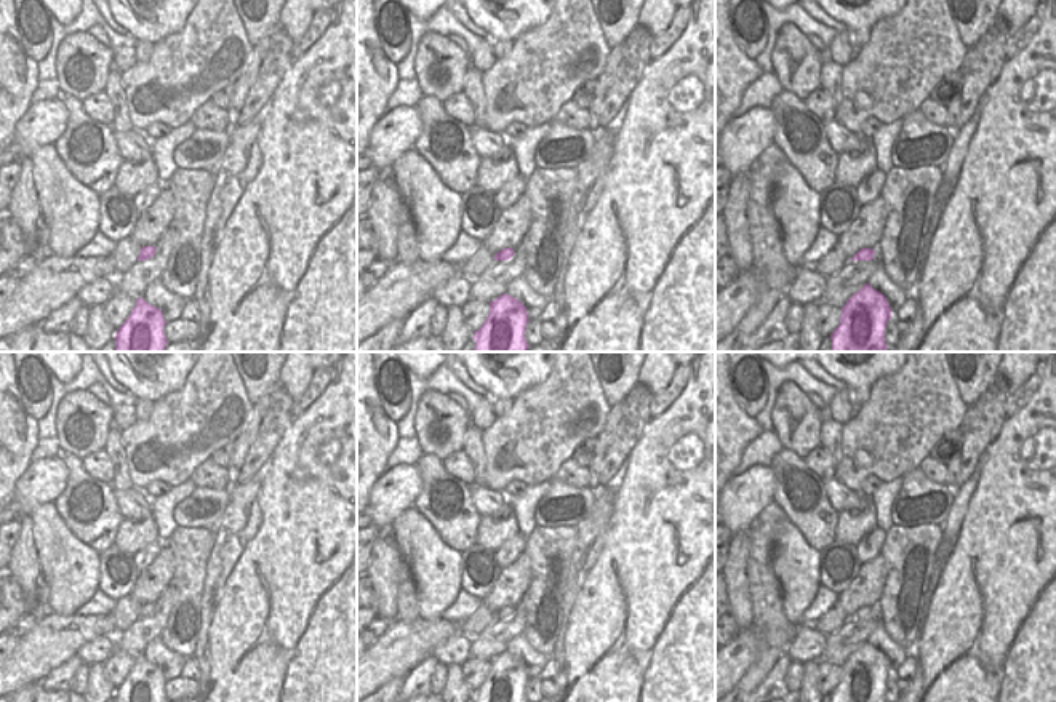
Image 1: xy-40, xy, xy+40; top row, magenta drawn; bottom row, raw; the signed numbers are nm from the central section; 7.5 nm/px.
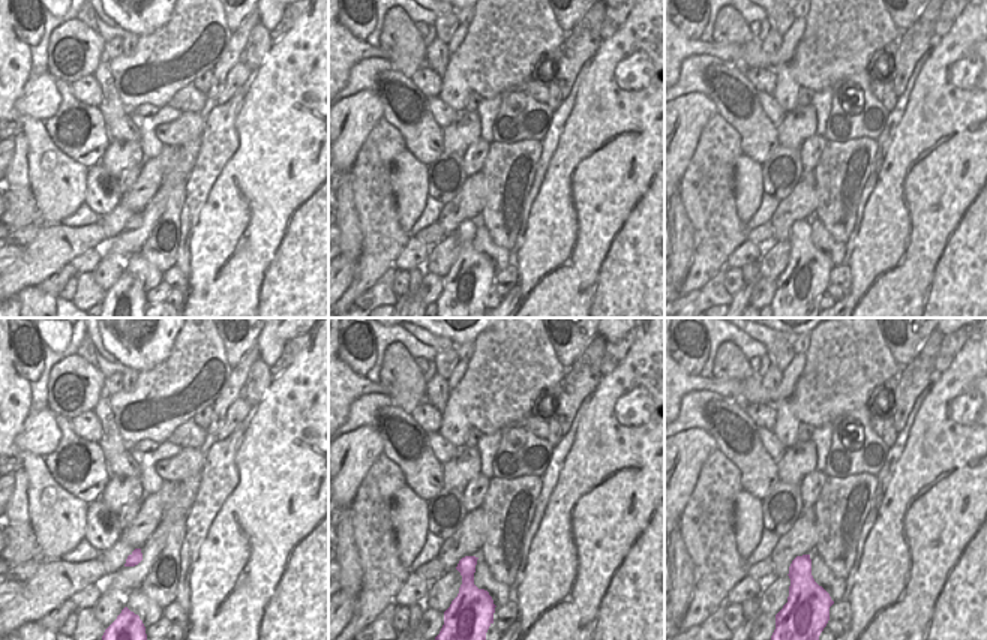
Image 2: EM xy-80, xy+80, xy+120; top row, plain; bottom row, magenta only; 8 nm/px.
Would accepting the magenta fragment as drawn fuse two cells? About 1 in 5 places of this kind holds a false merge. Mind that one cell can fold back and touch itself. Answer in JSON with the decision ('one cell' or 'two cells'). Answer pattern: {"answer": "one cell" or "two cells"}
{"answer": "one cell"}

